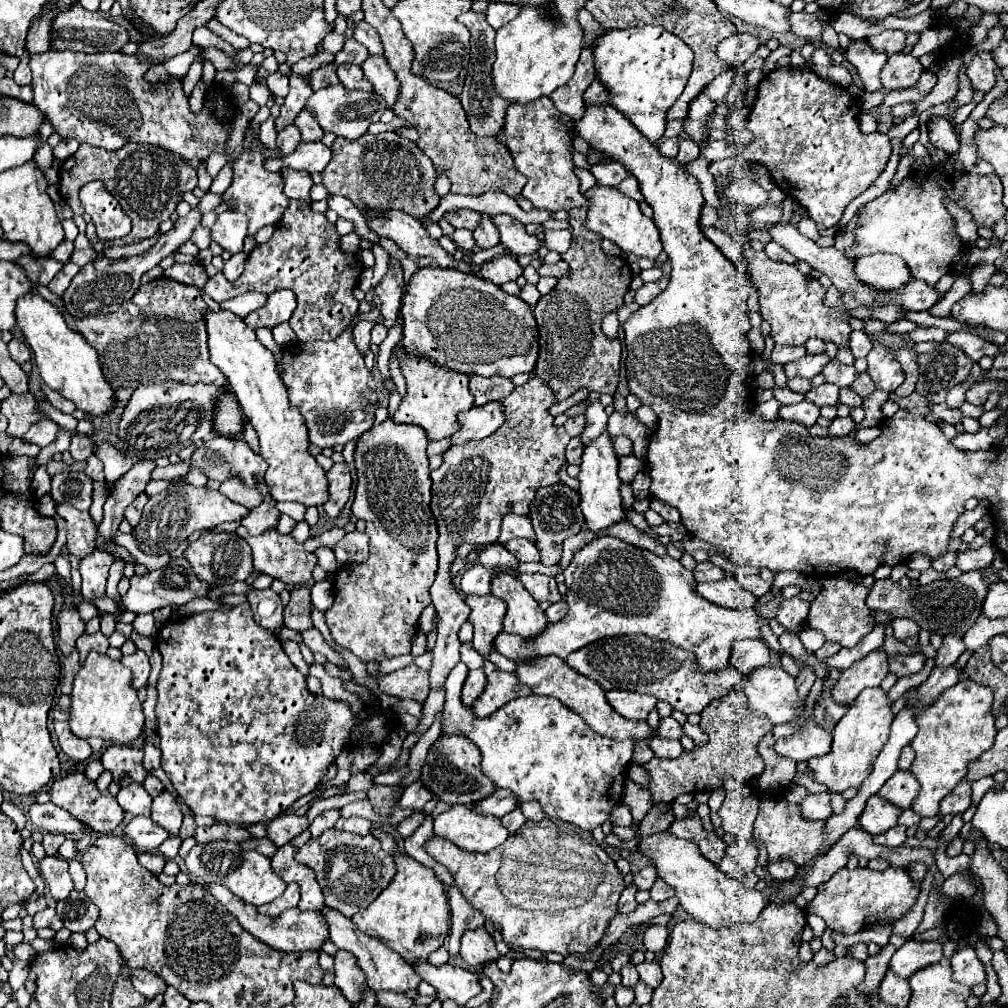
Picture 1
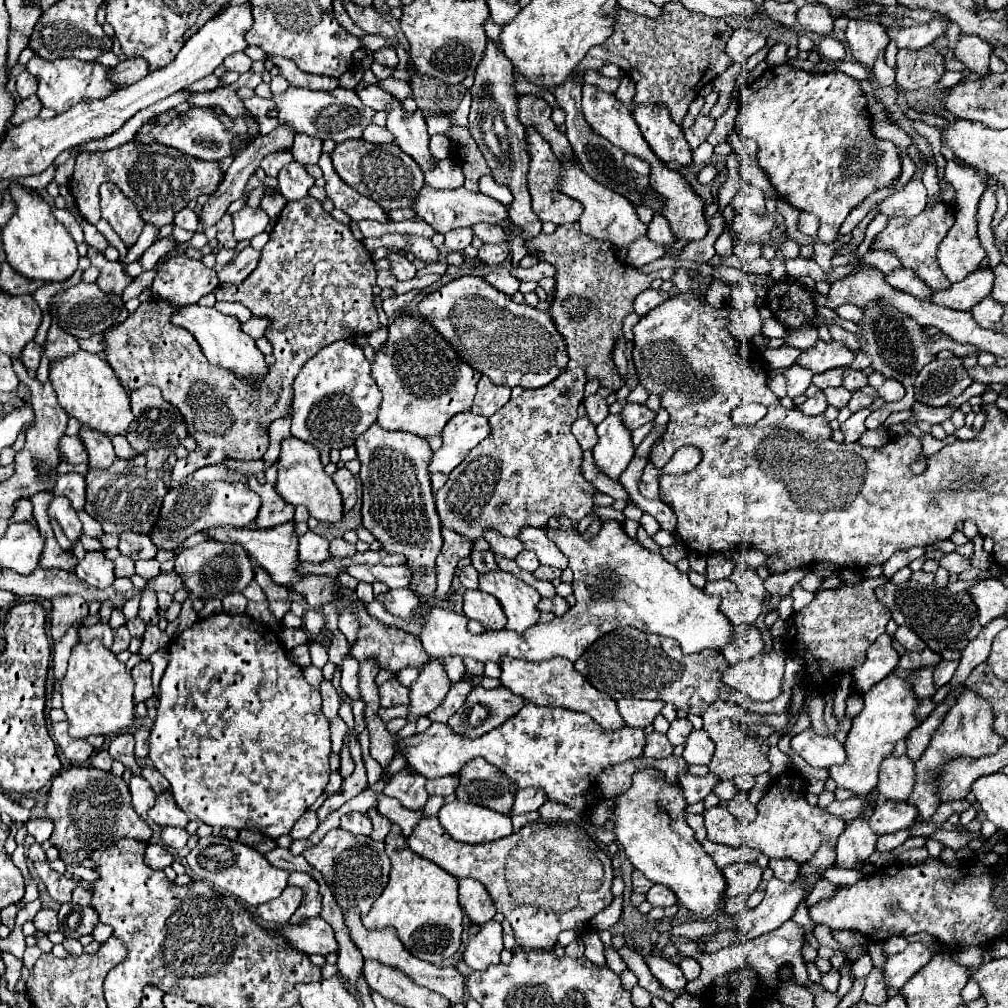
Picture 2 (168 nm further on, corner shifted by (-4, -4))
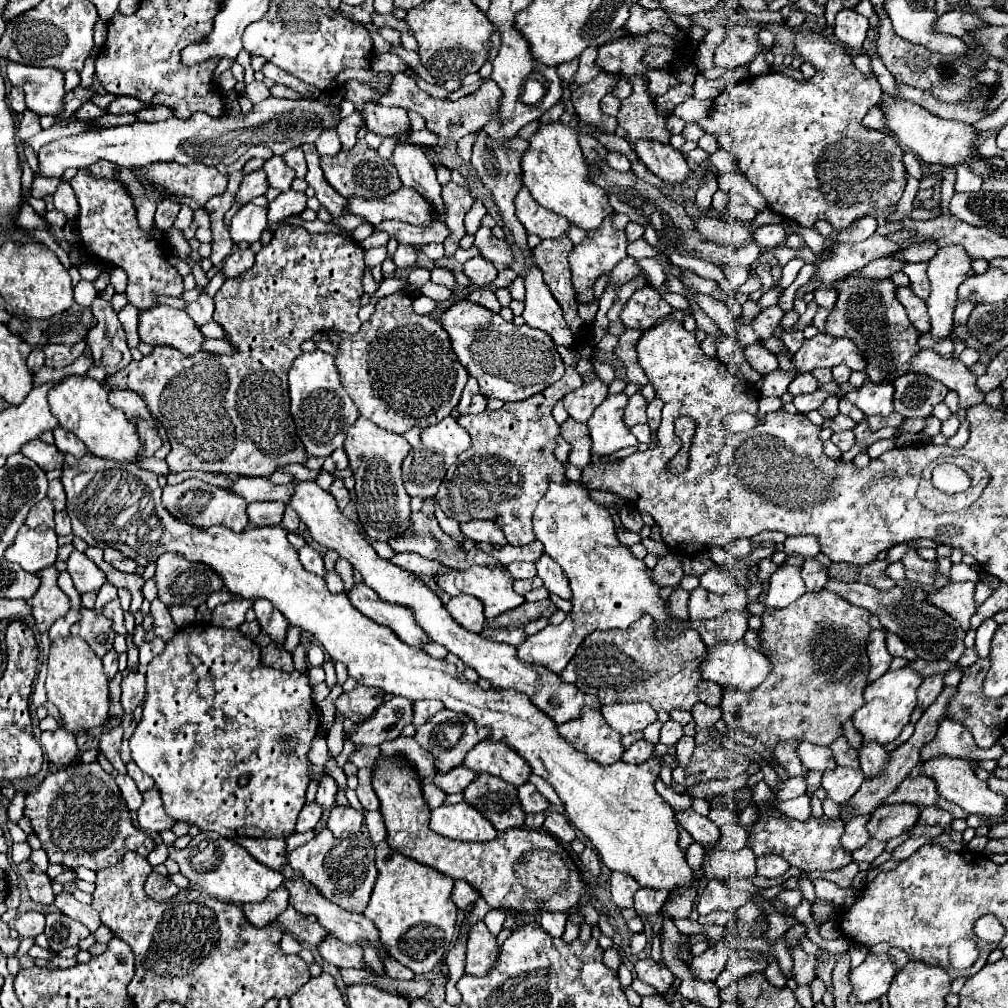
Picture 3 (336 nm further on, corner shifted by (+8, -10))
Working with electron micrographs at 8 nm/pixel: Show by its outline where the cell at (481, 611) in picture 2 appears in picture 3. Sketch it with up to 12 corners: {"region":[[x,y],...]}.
{"region":[[455,596],[447,612],[469,632],[485,628],[483,604]]}

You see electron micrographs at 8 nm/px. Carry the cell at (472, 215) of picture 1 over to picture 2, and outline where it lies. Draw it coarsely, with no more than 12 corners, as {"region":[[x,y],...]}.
{"region":[[475,224],[473,232],[487,244],[509,242],[501,226]]}

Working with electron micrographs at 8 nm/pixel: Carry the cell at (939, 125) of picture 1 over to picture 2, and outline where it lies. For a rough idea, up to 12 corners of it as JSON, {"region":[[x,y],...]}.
{"region":[[947,162],[957,190],[955,224],[939,244],[937,262],[961,282],[987,256],[975,218],[985,184],[973,168]]}

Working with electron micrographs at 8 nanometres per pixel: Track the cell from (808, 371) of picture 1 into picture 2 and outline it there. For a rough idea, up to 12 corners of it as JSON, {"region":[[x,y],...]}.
{"region":[[817,340],[797,364],[821,374],[851,366],[855,352],[837,340]]}

